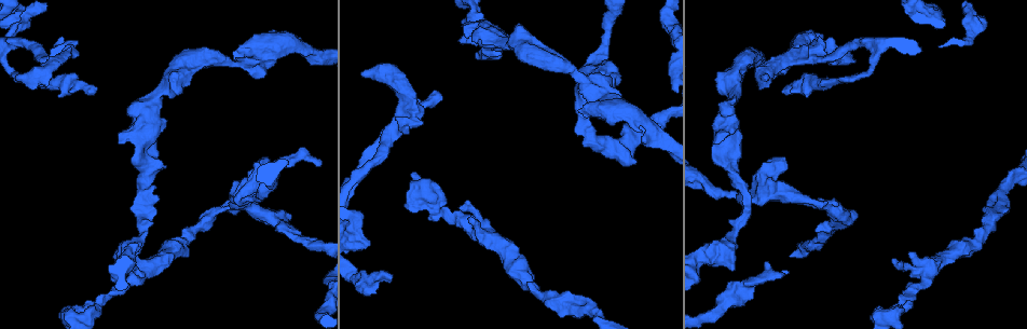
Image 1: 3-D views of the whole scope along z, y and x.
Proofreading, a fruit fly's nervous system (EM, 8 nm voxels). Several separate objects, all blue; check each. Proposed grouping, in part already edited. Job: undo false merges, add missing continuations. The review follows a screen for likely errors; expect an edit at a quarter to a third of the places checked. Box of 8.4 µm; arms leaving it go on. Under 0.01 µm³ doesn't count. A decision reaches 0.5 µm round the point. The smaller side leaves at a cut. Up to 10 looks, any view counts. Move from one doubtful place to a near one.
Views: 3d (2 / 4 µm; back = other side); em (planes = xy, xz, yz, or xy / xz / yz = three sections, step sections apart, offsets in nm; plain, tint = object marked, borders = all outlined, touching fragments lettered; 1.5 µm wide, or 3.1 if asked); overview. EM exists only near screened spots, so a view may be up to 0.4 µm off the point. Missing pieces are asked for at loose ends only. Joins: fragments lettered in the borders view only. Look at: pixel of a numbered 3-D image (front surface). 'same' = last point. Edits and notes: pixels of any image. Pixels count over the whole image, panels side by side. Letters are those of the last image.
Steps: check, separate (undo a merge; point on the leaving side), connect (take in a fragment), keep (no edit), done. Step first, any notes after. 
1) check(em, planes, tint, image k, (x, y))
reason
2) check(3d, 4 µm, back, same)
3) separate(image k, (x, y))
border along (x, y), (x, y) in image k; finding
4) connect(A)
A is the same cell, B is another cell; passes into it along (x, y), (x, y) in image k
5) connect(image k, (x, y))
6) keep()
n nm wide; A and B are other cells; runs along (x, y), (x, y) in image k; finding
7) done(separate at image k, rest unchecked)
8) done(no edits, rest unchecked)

check(em, xy, step 4, tint, image 1, (156, 198))
an open end

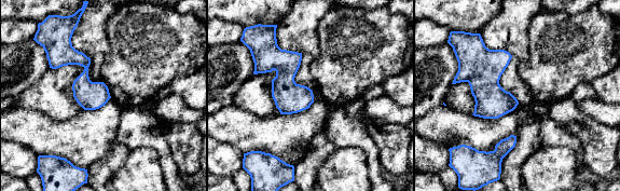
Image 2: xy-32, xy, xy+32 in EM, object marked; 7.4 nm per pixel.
check(em, planes, borders, same)

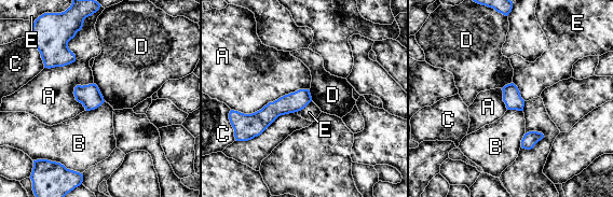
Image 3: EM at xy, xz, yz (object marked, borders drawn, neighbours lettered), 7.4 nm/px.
keep()
A, B, C, D and E are other cells; runs along (307, 93), (260, 121), (243, 121) in image 3; no lettered fragment goes on from it

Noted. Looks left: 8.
check(em, xy, step 4, tint, image 1, (442, 98))

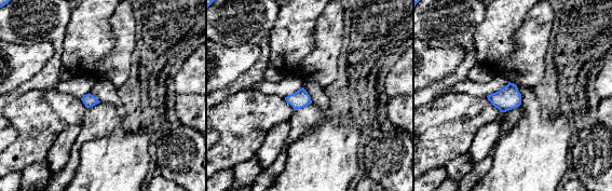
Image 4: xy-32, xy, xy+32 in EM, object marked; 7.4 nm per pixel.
check(em, planes, borders, same)

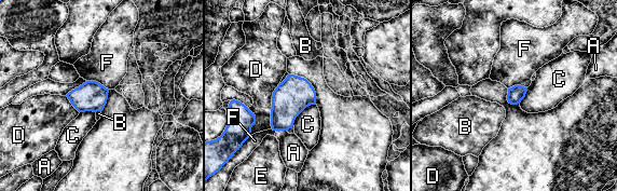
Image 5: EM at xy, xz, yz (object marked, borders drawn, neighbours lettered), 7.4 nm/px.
keep()
A, B, C, D, E and F are other cells; border along (86, 80), (95, 80), (108, 90) in image 5; none of them fits

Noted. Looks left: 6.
check(em, planes, borders, image 1, (62, 311))
free end

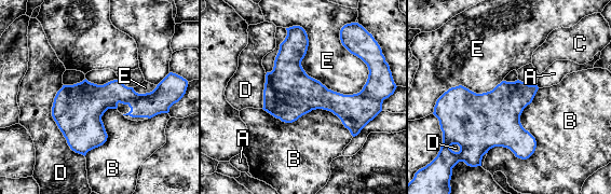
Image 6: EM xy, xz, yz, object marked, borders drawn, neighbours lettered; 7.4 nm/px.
keep()
A, B, C, D and E are other cells; border along (63, 84), (52, 118), (84, 156) in image 6; no lettered fragment goes on from it

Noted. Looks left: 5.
check(em, planes, plain, image 1, (633, 162))
free end

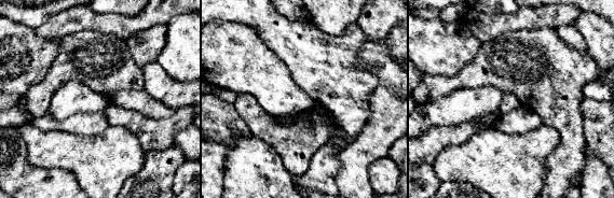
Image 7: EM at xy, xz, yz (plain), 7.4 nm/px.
check(em, planes, borders, same)

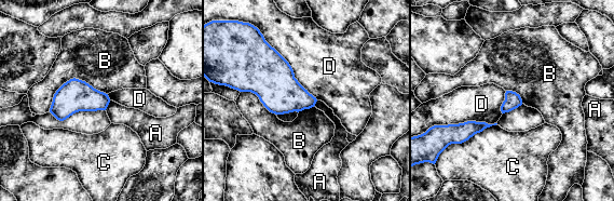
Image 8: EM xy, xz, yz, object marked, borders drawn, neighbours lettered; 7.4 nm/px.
keep()
A, B, C and D are other cells; no lettered fragment goes on from it

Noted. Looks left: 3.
done(no edits, rest unchecked)

